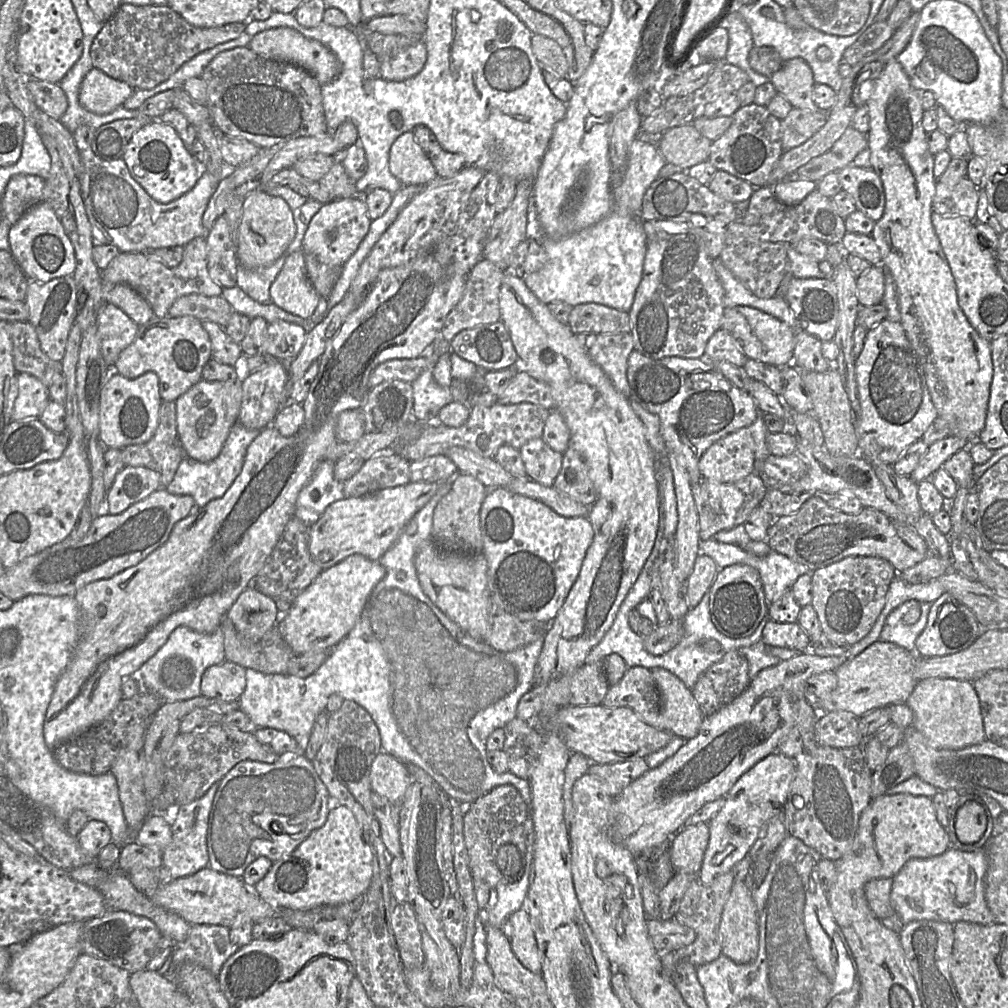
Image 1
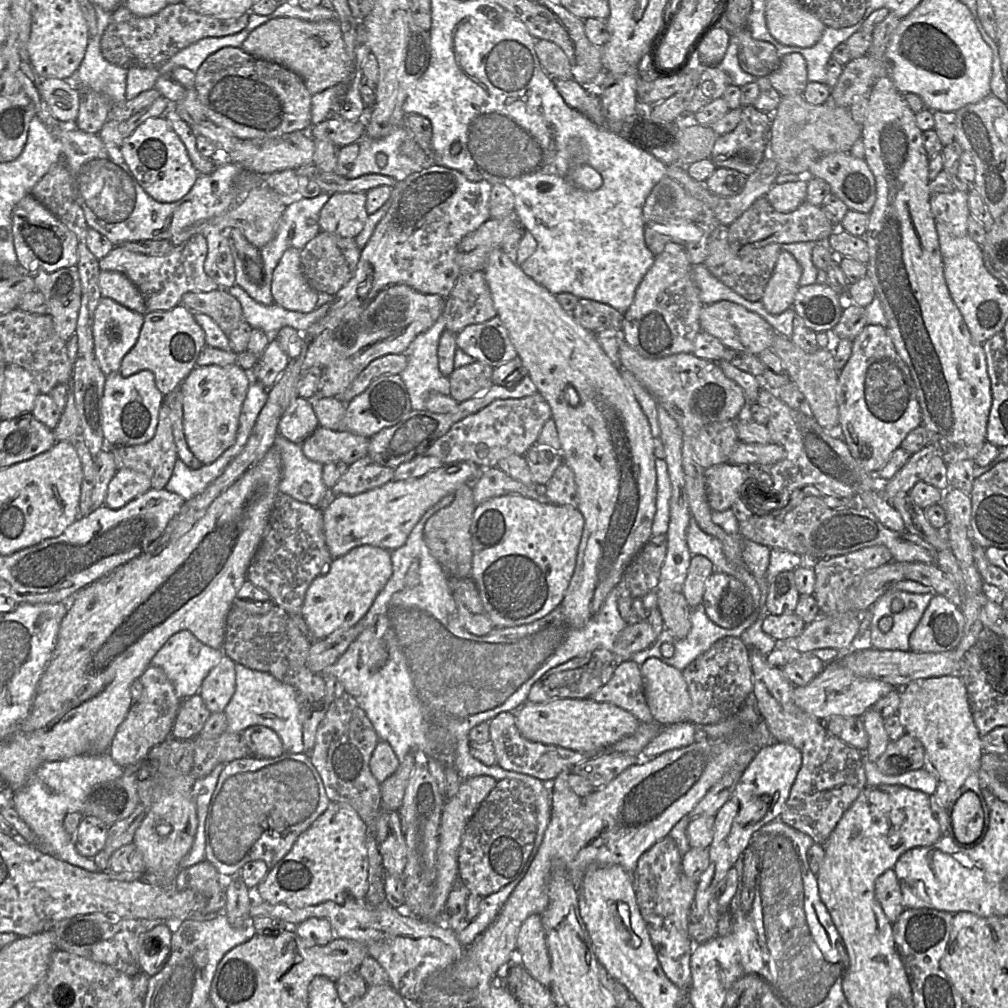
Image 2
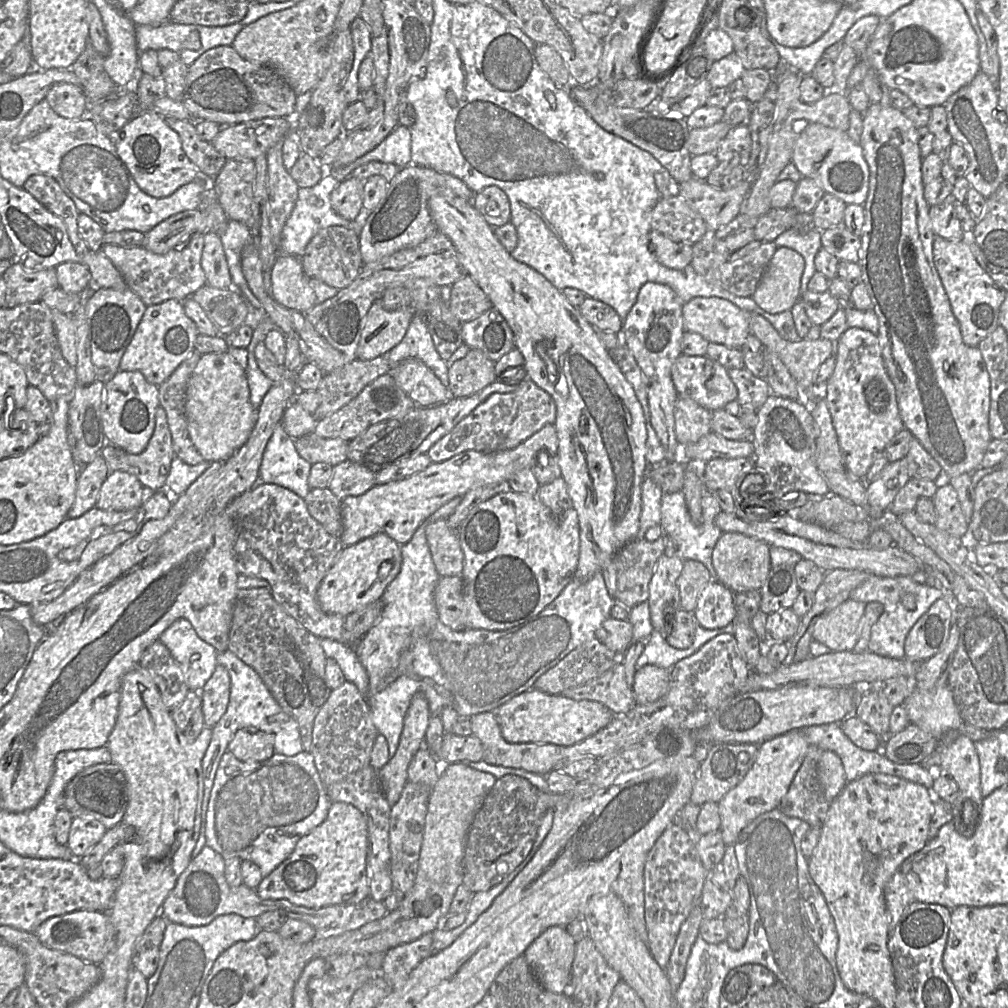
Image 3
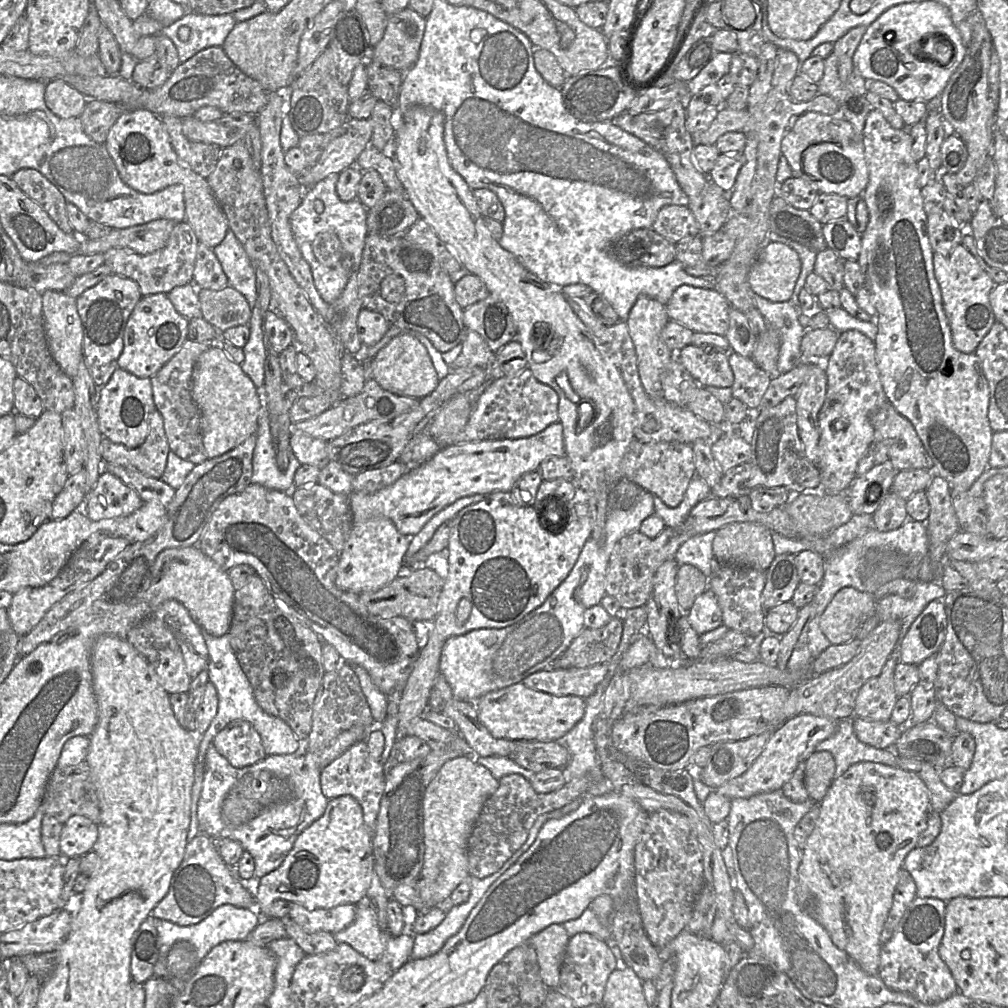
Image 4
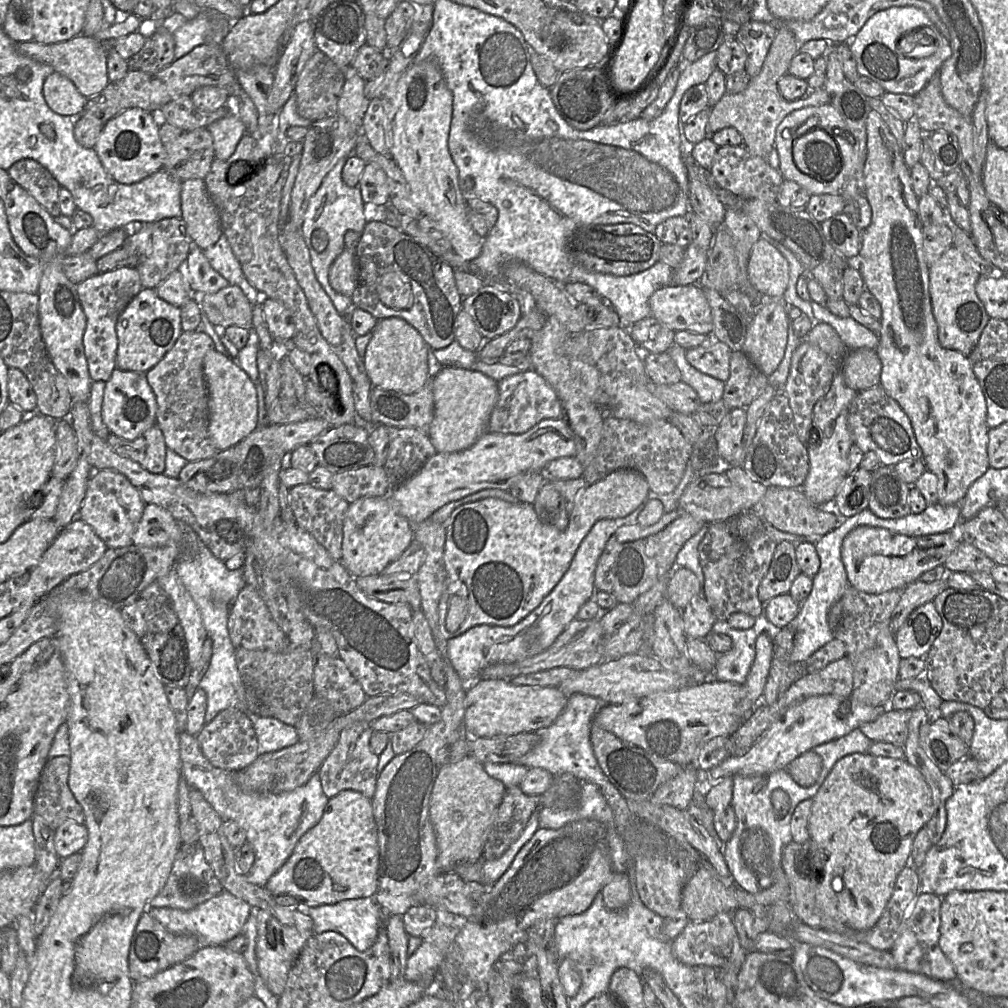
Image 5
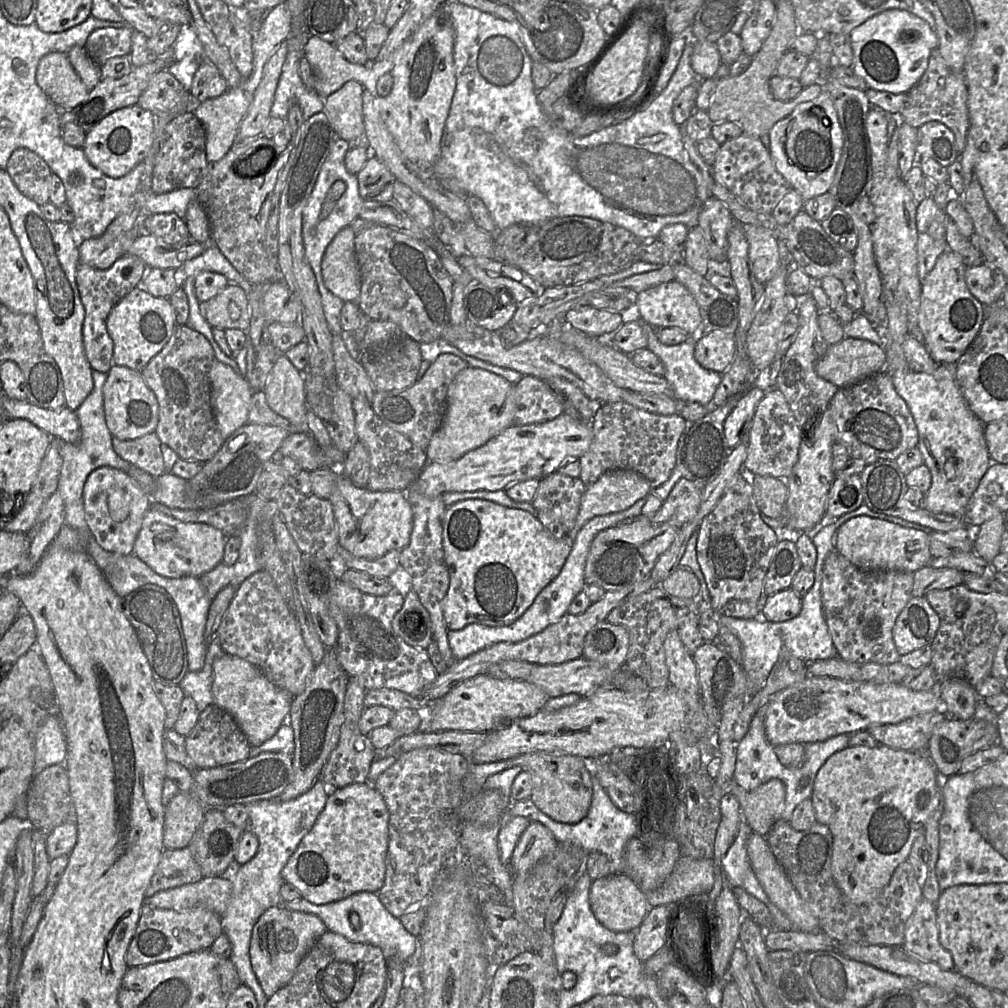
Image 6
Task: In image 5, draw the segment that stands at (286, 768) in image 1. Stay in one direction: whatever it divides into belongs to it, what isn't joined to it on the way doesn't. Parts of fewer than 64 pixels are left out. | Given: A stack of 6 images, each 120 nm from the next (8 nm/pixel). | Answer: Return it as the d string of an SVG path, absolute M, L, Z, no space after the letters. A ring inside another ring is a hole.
M187 732L179 733L179 747L181 759L181 771L183 778L190 788L199 790L206 801L217 812L220 818L232 820L239 824L246 832L246 841L250 843L254 850L255 860L245 875L246 879L255 885L265 887L270 877L275 874L292 854L300 838L322 818L326 804L330 798L324 793L319 774L314 773L310 779L302 786L294 790L278 794L261 794L244 792L234 780L233 772L213 766L203 755L196 736Z

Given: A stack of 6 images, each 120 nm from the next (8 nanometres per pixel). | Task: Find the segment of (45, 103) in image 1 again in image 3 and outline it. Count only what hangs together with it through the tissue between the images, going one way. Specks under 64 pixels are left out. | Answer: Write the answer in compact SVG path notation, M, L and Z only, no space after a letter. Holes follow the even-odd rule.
M69 83L53 85L46 94L51 109L59 116L78 120L87 113L87 102L80 87Z

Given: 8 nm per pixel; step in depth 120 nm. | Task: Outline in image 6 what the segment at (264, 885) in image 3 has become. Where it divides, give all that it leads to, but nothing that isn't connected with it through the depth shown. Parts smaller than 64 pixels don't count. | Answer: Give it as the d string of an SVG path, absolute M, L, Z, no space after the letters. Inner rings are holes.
M369 782L350 784L329 794L324 810L283 868L282 878L294 885L303 899L318 905L358 892L378 893L385 880L388 840L389 811L382 795ZM284 904L261 915L252 930L249 954L252 970L267 998L290 982L302 958L326 931L318 916L290 910Z

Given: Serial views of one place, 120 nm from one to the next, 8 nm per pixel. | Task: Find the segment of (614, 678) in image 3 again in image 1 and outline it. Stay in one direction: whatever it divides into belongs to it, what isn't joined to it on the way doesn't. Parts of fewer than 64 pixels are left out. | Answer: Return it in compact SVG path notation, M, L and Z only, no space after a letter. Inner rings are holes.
M628 668L617 684L609 686L601 705L607 708L628 707L649 726L667 731L660 694L647 668Z

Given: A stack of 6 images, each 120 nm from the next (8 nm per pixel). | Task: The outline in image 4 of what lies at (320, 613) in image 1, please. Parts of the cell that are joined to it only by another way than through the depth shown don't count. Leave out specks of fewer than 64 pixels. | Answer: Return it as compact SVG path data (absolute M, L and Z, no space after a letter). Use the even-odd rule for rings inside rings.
M375 517L353 524L344 548L338 556L336 586L356 594L383 588L402 572L409 543L410 537L401 534L388 518Z

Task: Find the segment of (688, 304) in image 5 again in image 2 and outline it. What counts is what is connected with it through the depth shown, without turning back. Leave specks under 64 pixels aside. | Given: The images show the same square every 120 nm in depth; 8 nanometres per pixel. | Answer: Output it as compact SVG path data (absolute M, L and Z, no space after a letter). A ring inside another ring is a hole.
M727 300L703 306L699 320L701 331L717 338L726 348L756 356L763 350L770 349L775 335L778 334L760 315Z

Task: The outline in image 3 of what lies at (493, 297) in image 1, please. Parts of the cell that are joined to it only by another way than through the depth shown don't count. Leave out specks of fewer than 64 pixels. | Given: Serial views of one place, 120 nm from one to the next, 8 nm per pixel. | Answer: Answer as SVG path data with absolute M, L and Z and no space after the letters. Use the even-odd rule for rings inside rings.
M471 276L451 285L449 309L462 323L480 317L492 307L488 296Z

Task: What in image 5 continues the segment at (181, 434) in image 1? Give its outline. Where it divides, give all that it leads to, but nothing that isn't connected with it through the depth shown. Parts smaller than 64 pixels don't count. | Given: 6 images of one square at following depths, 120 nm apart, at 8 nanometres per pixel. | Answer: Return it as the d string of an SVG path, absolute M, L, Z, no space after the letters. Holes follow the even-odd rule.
M212 349L203 360L208 389L209 435L219 451L233 447L258 426L258 400L255 383L233 360Z

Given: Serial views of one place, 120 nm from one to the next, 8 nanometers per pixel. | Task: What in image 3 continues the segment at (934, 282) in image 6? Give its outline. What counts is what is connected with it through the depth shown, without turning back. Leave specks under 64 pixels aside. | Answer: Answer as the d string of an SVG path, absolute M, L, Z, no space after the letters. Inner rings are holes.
M935 236L933 260L948 295L952 312L959 323L964 343L977 346L1000 325L999 310L1007 291L1000 287L979 265L967 239L947 240Z

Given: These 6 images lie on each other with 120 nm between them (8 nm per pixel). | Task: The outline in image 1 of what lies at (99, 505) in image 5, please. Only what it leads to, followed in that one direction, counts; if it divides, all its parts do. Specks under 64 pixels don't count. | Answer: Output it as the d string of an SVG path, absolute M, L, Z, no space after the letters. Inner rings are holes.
M125 466L107 491L105 511L116 515L161 488L160 475L141 466Z

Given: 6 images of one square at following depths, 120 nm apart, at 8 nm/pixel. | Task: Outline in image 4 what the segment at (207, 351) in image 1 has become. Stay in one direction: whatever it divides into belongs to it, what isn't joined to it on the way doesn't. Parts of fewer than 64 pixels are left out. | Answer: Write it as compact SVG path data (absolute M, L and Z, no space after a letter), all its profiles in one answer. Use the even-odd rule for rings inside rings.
M167 294L142 296L129 316L123 333L123 350L118 358L118 368L139 378L156 374L188 339L189 320L180 315Z

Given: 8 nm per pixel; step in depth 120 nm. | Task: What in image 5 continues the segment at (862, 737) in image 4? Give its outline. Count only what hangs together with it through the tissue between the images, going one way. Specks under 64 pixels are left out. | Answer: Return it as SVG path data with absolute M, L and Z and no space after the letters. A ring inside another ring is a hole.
M888 708L874 721L862 724L860 731L871 741L886 742L904 748L911 710Z

